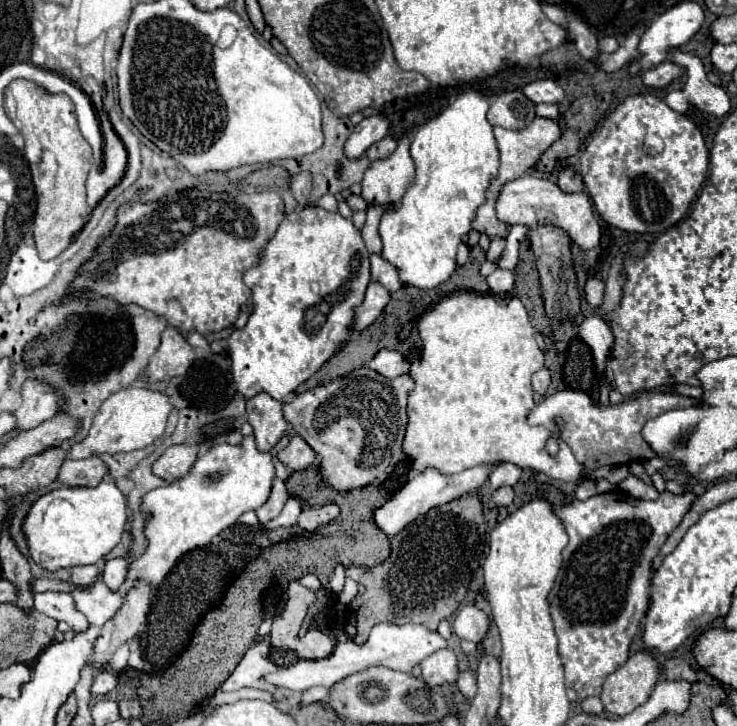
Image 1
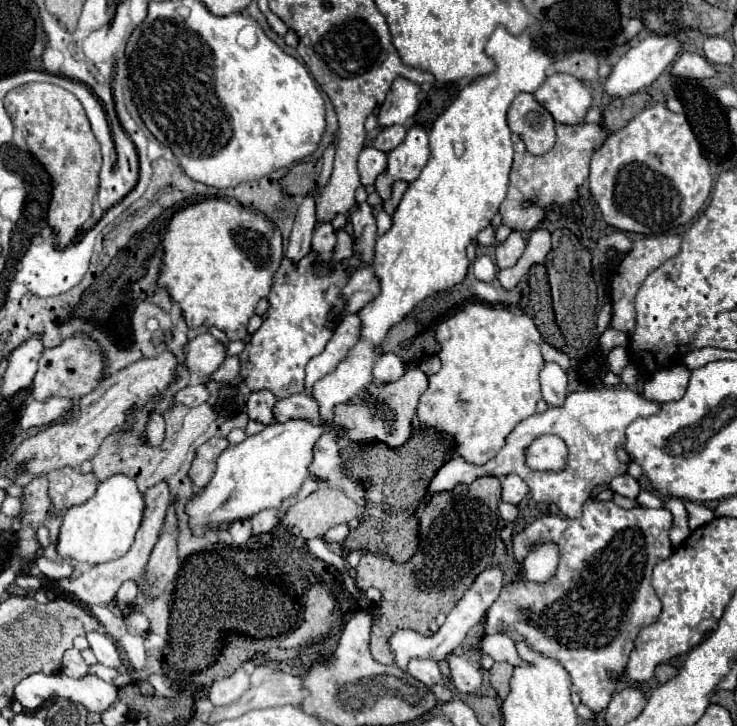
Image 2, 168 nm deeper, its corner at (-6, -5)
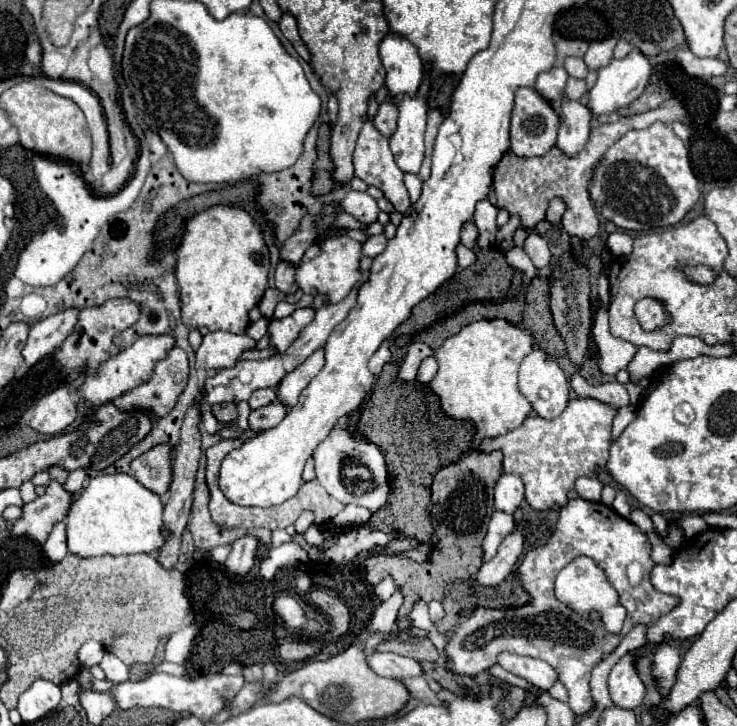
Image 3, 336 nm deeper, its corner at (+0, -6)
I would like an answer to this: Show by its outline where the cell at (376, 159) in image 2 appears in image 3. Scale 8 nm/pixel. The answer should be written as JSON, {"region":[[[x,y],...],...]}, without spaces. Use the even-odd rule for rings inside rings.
{"region":[[[372,120],[364,122],[360,138],[356,142],[356,150],[354,150],[354,174],[358,178],[362,178],[366,184],[380,188],[384,192],[384,196],[396,206],[398,212],[404,214],[410,208],[410,196],[408,196],[408,190],[406,190],[404,180],[402,180],[404,172],[398,168],[398,164],[394,160],[394,154],[390,152],[390,140],[376,130]]]}

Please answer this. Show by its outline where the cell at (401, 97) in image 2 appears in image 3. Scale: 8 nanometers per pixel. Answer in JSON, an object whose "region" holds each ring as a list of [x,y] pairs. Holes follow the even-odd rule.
{"region":[[[388,32],[380,42],[380,58],[386,68],[386,86],[394,96],[418,92],[422,82],[422,60],[418,48],[404,36]]]}

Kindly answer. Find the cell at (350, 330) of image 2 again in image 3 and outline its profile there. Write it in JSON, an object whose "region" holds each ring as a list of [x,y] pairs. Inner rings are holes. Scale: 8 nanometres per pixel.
{"region":[[[320,348],[318,352],[314,352],[314,356],[310,356],[310,360],[306,360],[294,372],[290,372],[290,376],[282,378],[282,382],[278,384],[278,400],[286,408],[292,408],[294,404],[298,404],[300,392],[322,370],[322,364],[324,360],[322,360],[322,348]]]}

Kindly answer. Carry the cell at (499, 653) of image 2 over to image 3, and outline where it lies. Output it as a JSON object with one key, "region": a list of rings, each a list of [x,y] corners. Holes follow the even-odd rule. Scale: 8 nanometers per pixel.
{"region":[[[502,652],[502,656],[498,656],[498,664],[502,668],[506,668],[508,672],[528,680],[530,684],[534,684],[540,690],[550,690],[554,686],[554,682],[558,682],[558,672],[542,660]]]}

